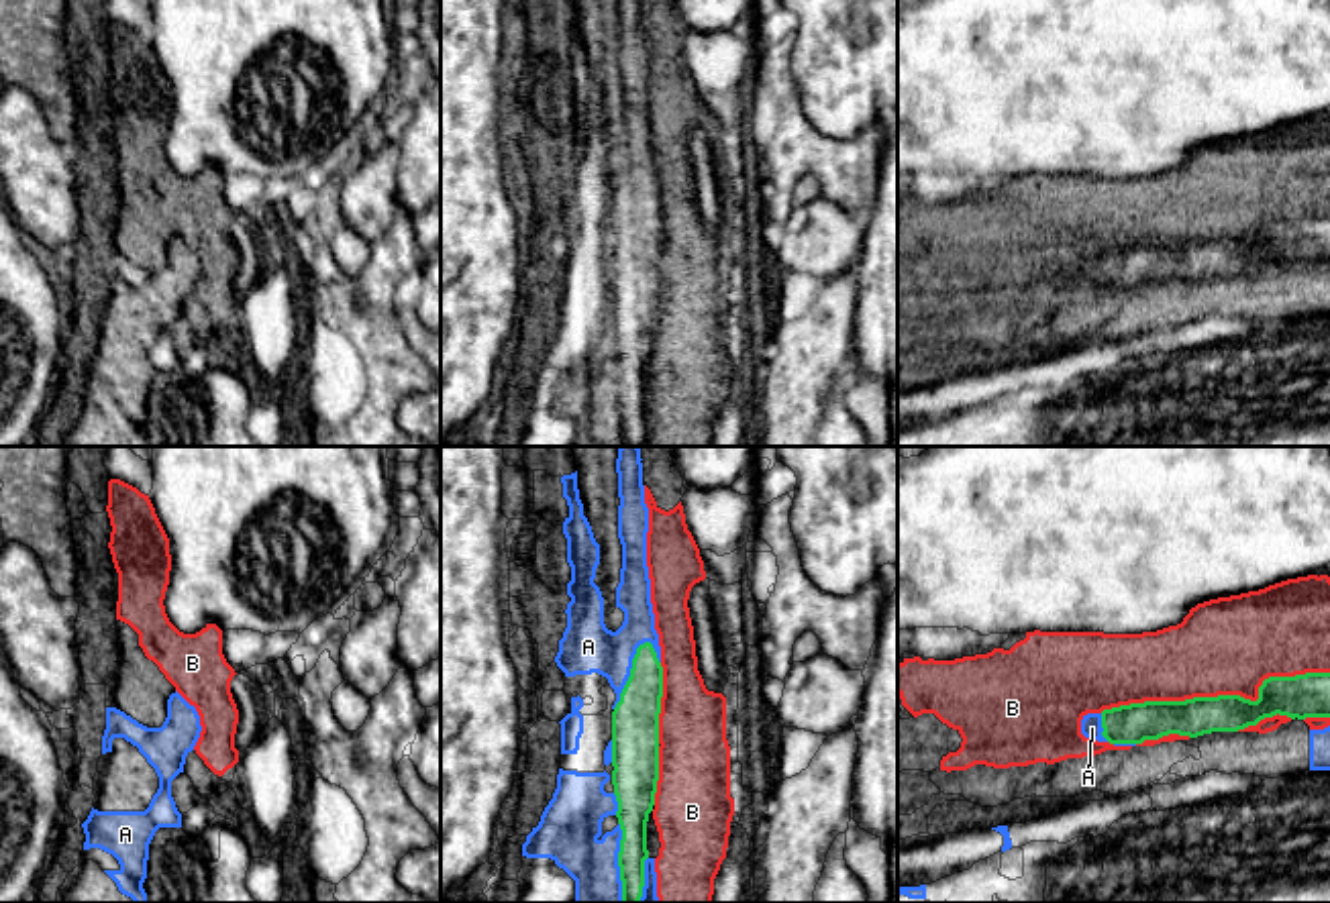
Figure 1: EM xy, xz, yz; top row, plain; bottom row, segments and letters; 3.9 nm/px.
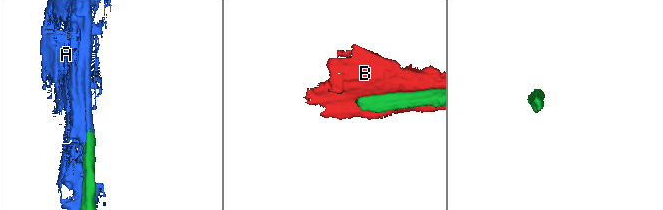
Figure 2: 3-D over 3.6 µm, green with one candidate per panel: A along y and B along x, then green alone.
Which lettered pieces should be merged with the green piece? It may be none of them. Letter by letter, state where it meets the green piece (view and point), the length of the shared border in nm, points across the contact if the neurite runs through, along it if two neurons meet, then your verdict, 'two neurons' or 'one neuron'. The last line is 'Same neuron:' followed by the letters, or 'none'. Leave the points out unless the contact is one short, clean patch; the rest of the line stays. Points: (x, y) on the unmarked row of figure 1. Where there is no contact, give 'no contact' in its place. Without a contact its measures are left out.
A: contact xz (631, 217); length 300 nm; one neuron
B: contact yz (1218, 239); length 900 nm; two neurons
Same neuron: A

